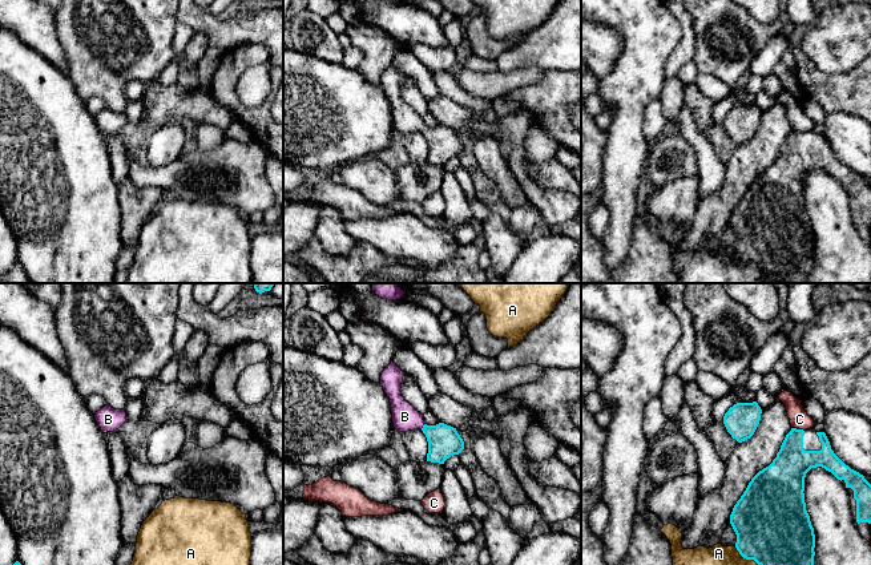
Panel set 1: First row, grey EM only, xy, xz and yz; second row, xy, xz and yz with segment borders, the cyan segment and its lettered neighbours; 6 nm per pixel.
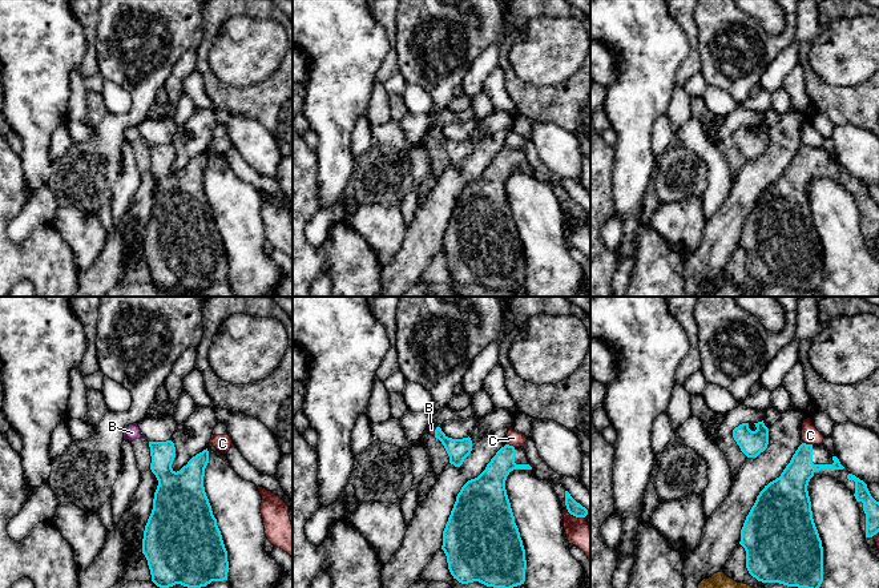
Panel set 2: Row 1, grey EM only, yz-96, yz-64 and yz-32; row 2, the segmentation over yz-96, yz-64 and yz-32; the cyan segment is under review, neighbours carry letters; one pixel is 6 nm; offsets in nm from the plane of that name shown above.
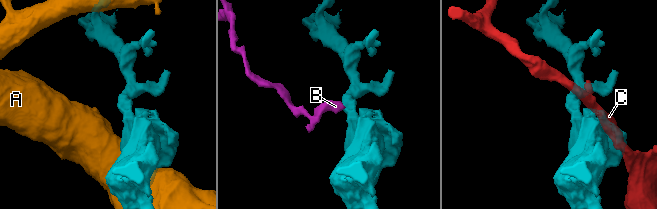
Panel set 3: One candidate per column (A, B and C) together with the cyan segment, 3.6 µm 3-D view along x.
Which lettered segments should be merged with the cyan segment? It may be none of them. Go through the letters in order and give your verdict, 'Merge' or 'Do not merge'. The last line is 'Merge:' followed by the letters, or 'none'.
A: Do not merge
B: Merge
C: Do not merge
Merge: B

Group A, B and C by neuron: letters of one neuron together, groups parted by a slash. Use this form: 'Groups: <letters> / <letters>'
Groups: A / B / C

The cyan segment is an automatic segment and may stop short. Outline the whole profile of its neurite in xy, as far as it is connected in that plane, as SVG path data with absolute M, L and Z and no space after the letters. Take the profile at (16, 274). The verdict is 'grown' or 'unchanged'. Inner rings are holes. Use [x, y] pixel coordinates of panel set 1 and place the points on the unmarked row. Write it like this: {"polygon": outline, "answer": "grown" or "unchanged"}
{"polygon": "M16 263L7 274L0 277L0 283L32 283L23 270L23 267Z", "answer": "unchanged"}

